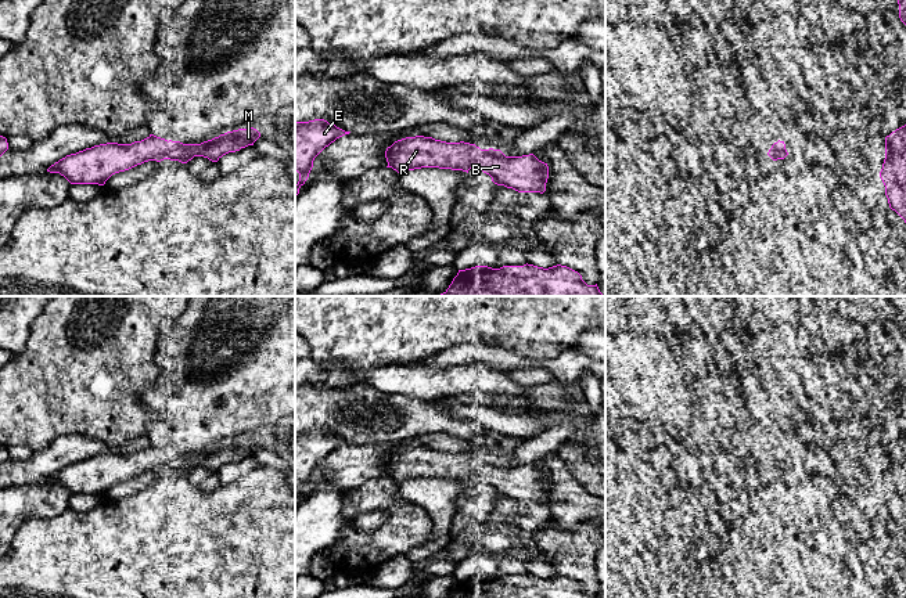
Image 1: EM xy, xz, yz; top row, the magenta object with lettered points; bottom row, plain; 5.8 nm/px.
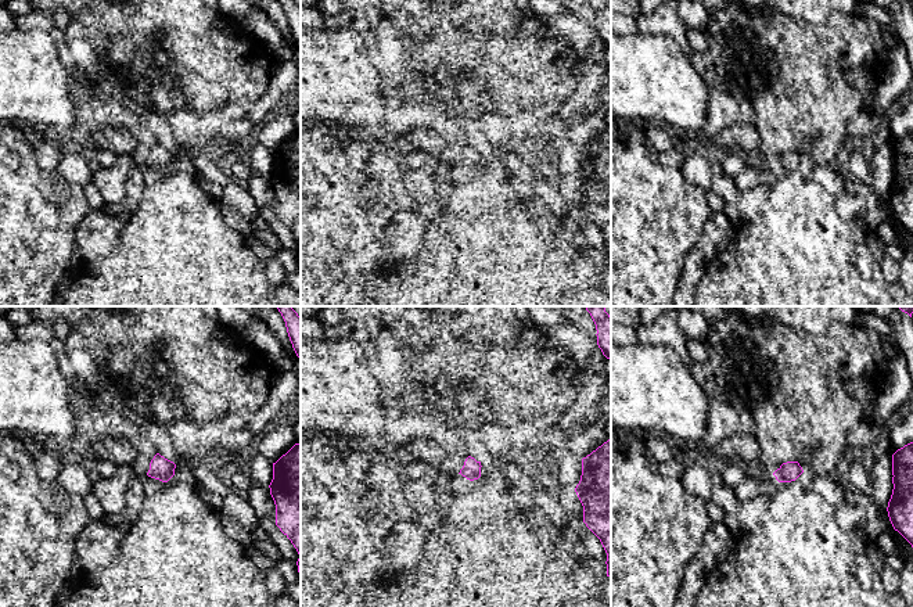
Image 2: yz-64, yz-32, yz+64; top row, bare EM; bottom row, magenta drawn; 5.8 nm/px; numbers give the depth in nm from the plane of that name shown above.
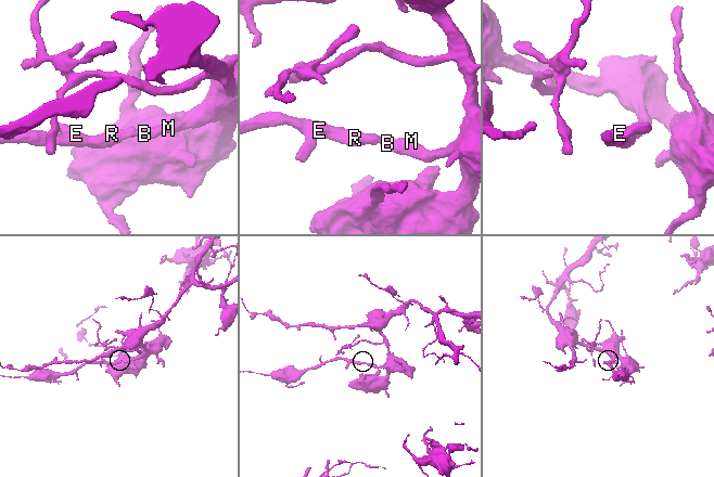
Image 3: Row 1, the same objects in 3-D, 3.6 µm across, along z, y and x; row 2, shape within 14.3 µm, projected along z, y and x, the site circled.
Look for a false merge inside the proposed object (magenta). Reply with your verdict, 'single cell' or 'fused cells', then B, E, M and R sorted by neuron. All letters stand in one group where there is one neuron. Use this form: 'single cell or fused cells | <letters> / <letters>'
single cell | B E M R

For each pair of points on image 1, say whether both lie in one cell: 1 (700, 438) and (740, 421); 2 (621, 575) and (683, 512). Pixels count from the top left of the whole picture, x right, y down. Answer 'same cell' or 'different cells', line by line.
1: same cell
2: same cell

